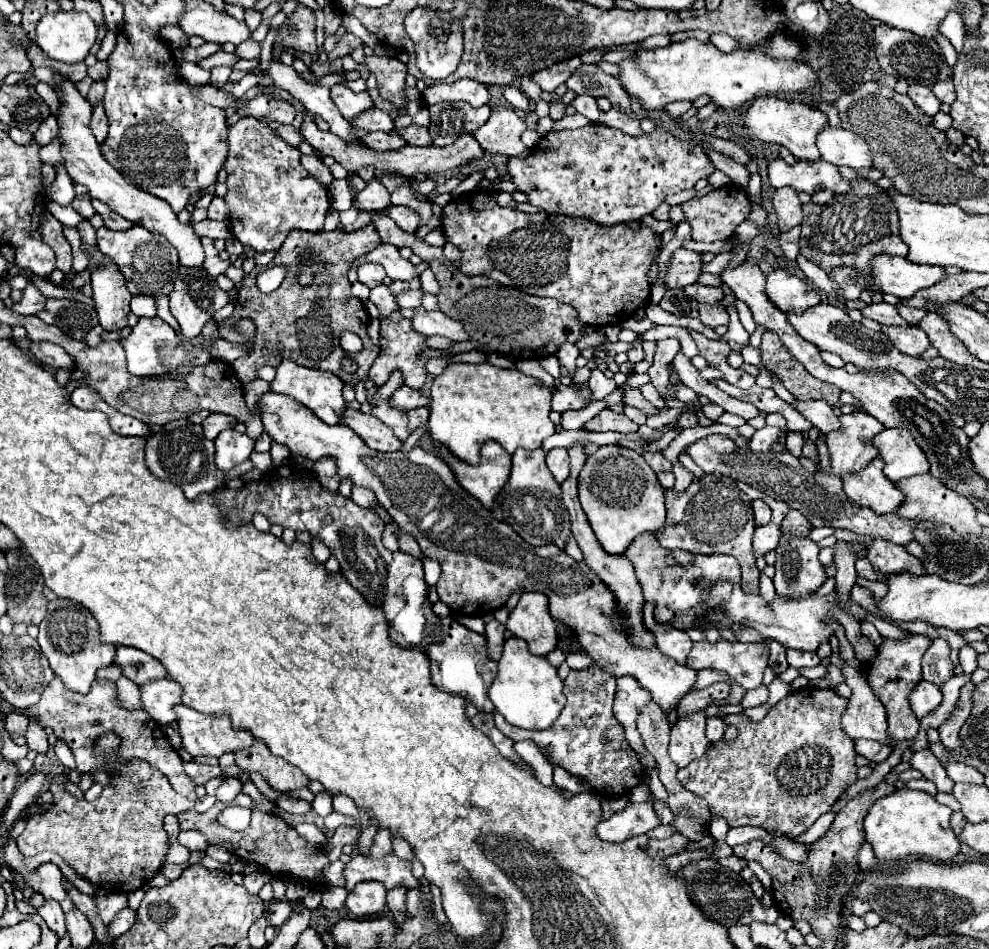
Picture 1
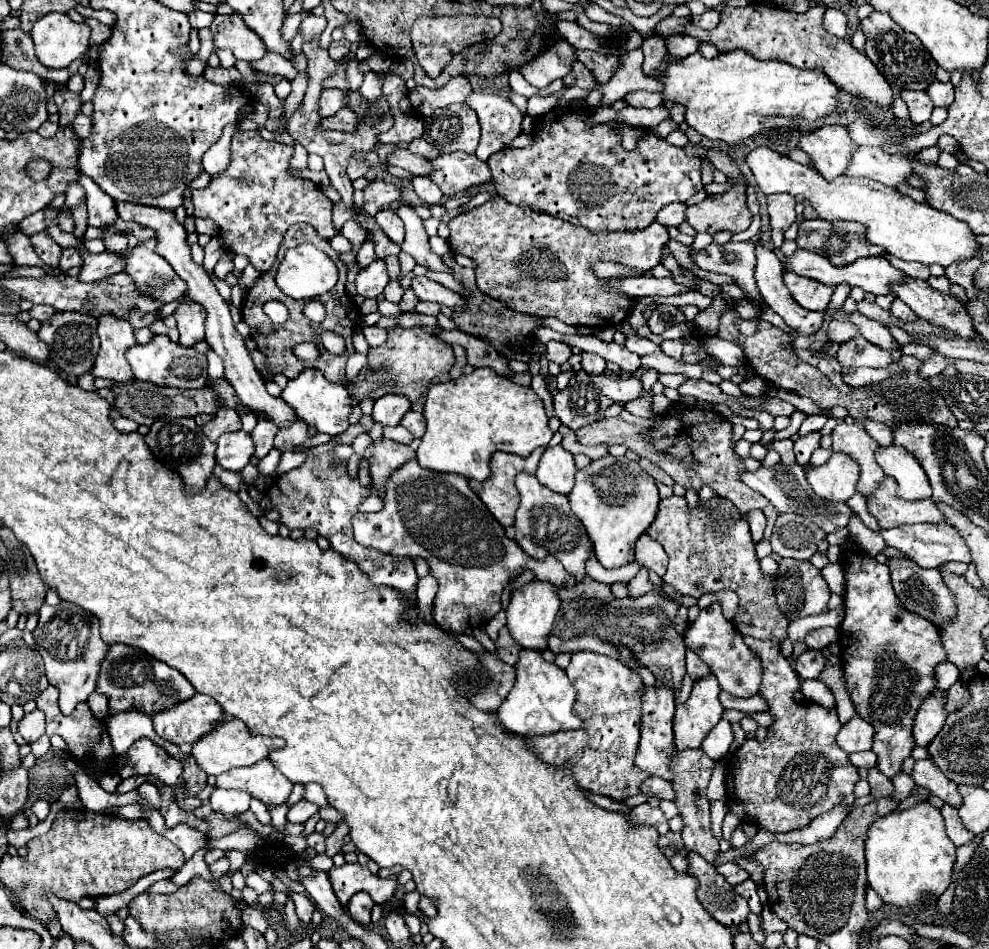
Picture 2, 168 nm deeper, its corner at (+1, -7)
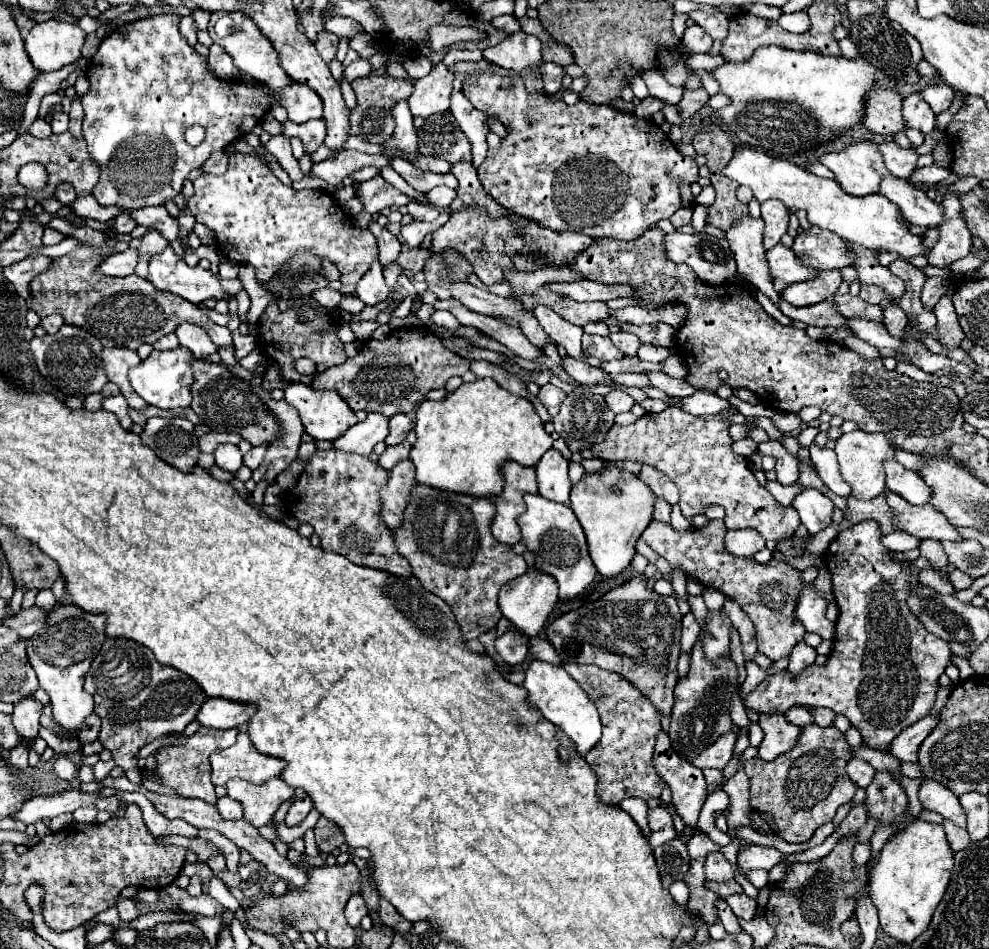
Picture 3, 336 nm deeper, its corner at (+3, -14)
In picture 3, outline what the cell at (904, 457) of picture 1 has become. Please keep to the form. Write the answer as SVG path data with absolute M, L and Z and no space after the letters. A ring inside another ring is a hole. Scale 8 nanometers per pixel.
M885 460L883 468L887 472L887 488L903 496L909 504L919 506L929 500L929 486L921 480L917 472L903 468L897 460Z

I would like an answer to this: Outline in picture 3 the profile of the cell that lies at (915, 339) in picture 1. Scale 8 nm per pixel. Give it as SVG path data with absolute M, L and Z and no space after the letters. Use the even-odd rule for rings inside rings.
M781 300L779 304L779 310L793 318L793 320L799 320L803 324L811 324L811 326L819 326L819 328L827 328L827 326L833 326L835 330L847 330L851 336L855 336L853 328L849 326L849 318L841 316L837 312L837 306L833 300L825 300L825 302L819 302L819 304L813 304L813 306L805 306L805 308L797 308L797 306L791 306L789 302Z

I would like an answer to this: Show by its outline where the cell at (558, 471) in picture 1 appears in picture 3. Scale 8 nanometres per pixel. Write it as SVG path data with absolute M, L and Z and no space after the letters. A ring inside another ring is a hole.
M547 450L539 464L535 466L537 470L537 486L539 494L547 500L553 502L567 502L569 500L569 490L571 490L571 480L567 476L569 460L561 456L557 450Z

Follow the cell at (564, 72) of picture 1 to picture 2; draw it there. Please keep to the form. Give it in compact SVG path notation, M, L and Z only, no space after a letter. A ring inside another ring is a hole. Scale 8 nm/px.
M561 39L555 41L555 45L547 49L547 53L539 53L535 61L527 61L527 65L523 65L523 69L519 71L531 85L543 89L555 79L563 79L571 71L575 59L575 47Z

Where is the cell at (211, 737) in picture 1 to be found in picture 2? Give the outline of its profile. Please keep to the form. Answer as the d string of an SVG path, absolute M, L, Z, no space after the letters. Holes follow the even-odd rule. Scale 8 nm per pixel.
M233 719L233 721L221 723L211 733L207 733L201 741L197 741L191 755L197 759L199 767L207 771L207 775L219 775L219 773L229 771L233 767L249 767L249 765L253 765L253 763L257 763L261 759L267 759L271 749L281 749L283 745L285 745L283 739L251 735L247 731L247 725L243 725L243 721Z

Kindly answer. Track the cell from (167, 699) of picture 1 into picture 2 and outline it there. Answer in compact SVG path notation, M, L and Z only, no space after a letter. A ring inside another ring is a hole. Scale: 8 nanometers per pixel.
M195 693L189 701L183 701L165 713L153 715L153 729L159 737L181 745L195 743L221 721L225 721L225 713L219 703L213 697Z

